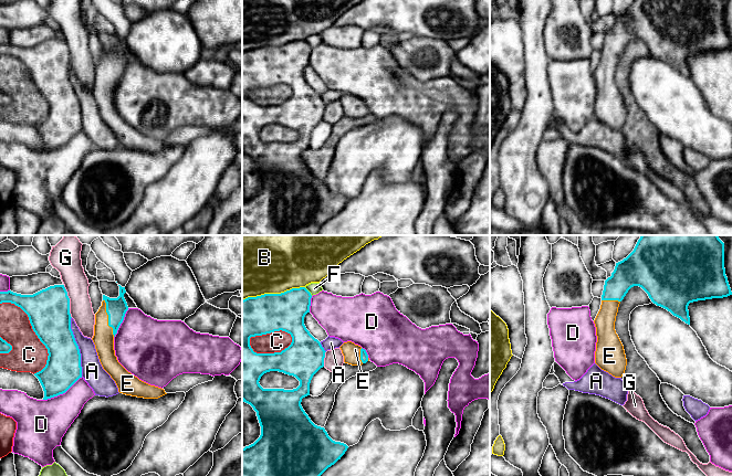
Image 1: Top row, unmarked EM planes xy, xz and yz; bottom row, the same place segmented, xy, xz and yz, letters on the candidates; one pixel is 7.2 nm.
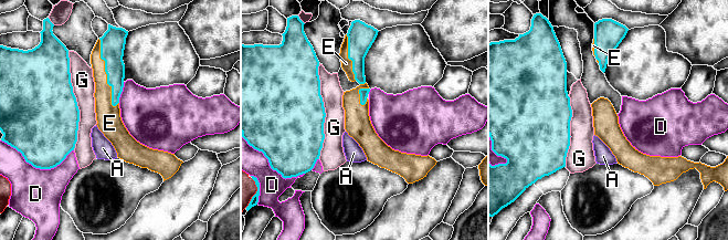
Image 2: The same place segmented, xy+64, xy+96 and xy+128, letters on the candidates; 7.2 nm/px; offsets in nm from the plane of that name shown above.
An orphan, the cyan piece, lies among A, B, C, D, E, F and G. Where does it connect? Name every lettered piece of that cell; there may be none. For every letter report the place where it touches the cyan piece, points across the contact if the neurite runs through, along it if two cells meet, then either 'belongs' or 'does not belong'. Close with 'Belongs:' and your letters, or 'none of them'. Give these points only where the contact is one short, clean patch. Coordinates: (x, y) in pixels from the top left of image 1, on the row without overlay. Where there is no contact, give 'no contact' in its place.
A: contact xy (77, 99); does not belong
B: contact xz (273, 46); does not belong
C: contact xz (268, 85); does not belong
D: contact xy (62, 146); does not belong
E: contact xy (108, 71); belongs
F: contact xz (309, 44); does not belong
G: contact xy (69, 54); does not belong
Belongs: E

